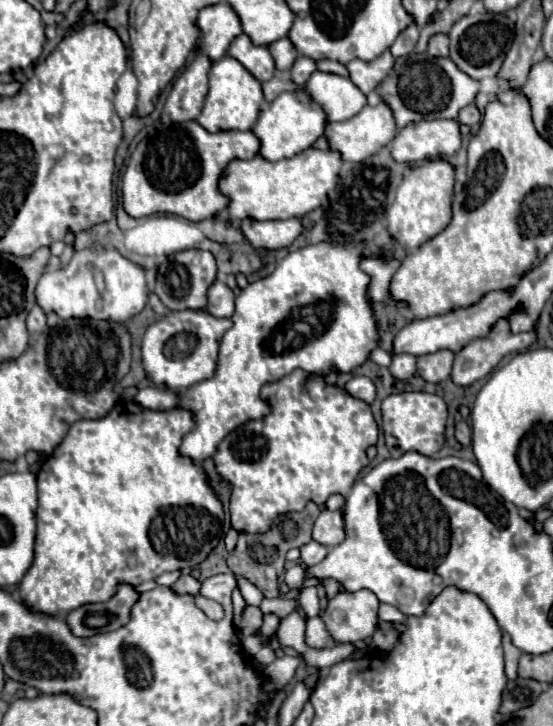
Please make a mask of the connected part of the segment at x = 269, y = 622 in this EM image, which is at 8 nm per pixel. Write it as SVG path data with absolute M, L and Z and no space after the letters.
M274 614L264 616L264 624L262 624L262 628L260 628L260 636L262 636L262 640L264 640L264 646L270 646L270 640L272 640L272 636L276 634L278 624L280 624L280 618L278 618L278 616L274 616Z

